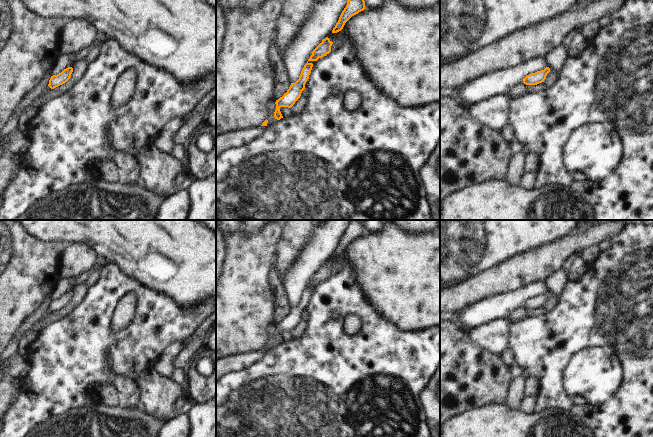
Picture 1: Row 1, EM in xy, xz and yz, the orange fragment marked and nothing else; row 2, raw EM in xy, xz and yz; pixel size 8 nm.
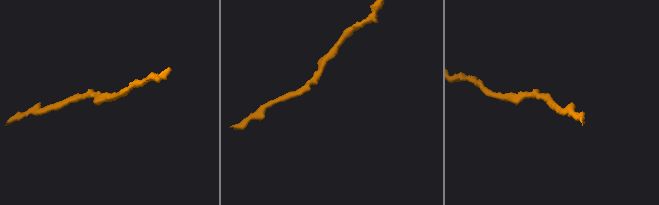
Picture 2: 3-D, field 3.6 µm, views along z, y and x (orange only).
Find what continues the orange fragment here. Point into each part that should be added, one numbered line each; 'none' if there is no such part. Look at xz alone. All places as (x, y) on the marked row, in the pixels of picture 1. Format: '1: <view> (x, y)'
none.

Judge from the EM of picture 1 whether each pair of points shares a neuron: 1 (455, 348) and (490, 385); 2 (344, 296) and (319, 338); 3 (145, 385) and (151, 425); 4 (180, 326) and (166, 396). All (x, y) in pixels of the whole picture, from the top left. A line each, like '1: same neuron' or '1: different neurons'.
1: same neuron
2: same neuron
3: different neurons
4: different neurons

